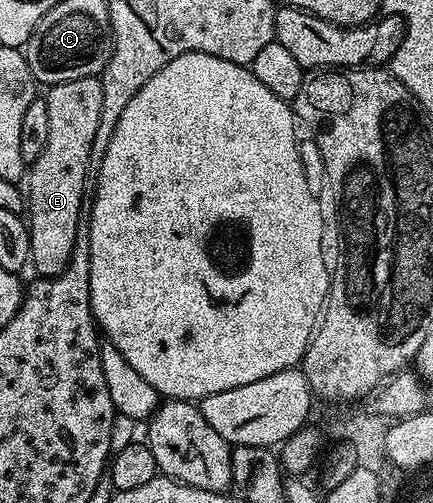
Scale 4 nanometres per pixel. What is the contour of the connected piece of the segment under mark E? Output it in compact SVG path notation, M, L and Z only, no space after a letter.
M95 76L64 80L53 83L47 90L50 91L45 91L44 97L48 104L48 144L28 166L30 266L43 279L54 278L70 263L76 228L84 217L82 197L88 194L86 177L92 174L92 140L96 140L96 128L100 128L102 79Z

